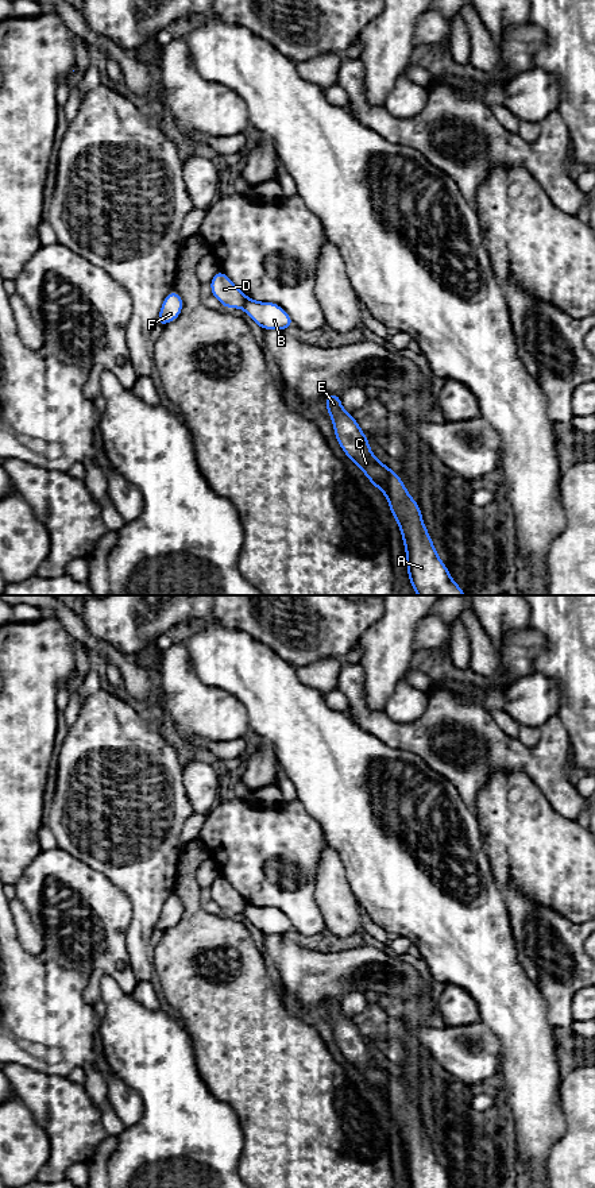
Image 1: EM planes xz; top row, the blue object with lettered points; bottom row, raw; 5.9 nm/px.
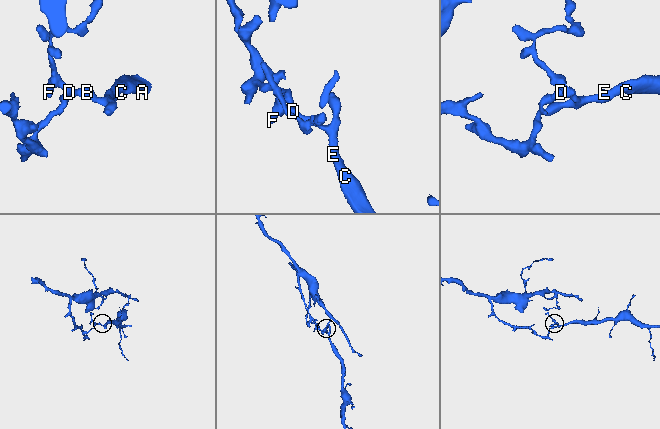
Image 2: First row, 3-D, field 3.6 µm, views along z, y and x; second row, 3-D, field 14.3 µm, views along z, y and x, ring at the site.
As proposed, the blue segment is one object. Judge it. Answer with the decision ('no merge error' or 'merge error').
merge error

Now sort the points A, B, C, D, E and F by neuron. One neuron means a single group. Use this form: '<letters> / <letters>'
A B C E / D F

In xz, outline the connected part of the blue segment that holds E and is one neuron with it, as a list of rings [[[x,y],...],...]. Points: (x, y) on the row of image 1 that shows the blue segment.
[[[329,394],[324,400],[328,413],[333,421],[335,435],[345,455],[359,466],[371,483],[380,489],[386,495],[393,517],[398,521],[402,533],[402,540],[406,548],[407,574],[412,586],[418,595],[465,595],[465,593],[451,578],[448,568],[438,558],[432,539],[424,525],[422,514],[418,504],[409,495],[403,482],[395,471],[380,463],[370,451],[370,443],[360,429],[359,424],[347,413],[340,402],[339,394]]]

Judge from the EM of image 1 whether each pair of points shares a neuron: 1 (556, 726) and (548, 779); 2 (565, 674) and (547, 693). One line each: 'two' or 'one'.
1: one
2: two

